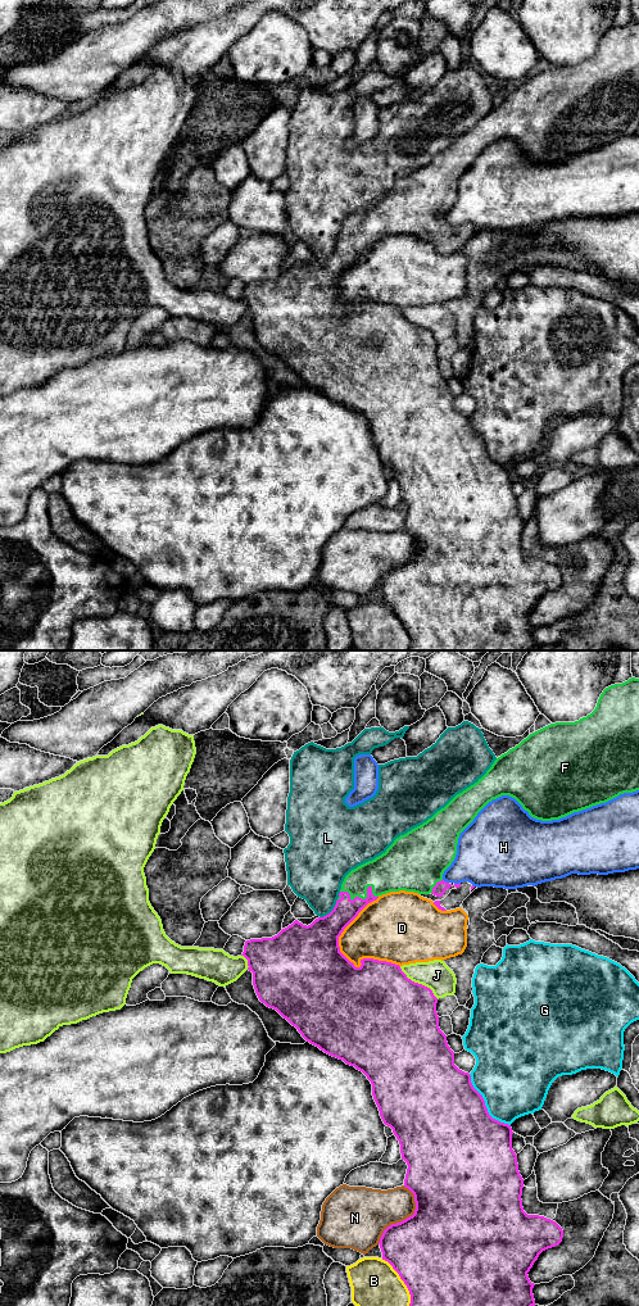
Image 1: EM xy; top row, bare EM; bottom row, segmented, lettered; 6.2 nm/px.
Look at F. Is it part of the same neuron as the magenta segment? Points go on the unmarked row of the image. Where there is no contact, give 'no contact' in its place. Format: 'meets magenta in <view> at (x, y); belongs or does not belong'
meets magenta in xy at (363, 243); belongs

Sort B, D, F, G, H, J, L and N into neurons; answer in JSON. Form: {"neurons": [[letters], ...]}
{"neurons": [["B"], ["D"], ["F"], ["G"], ["H"], ["J"], ["L"], ["N"]]}

